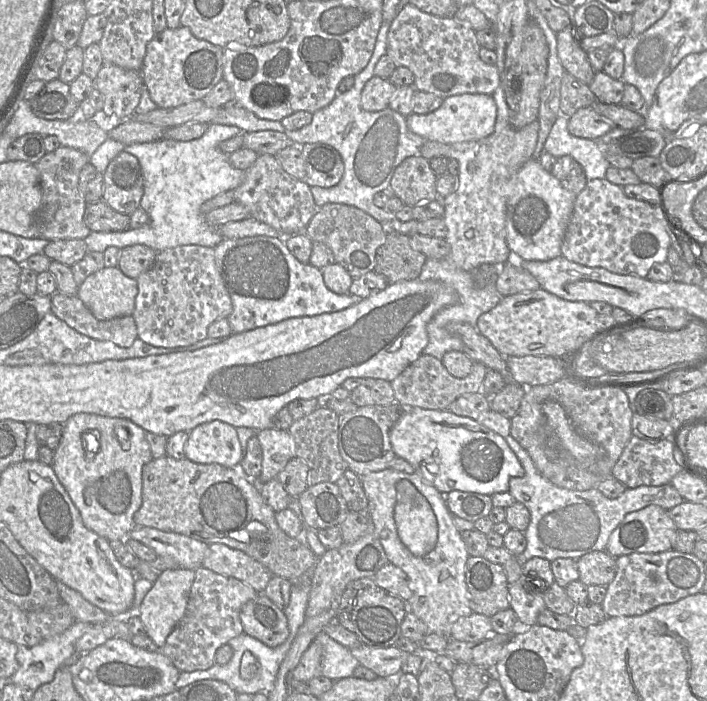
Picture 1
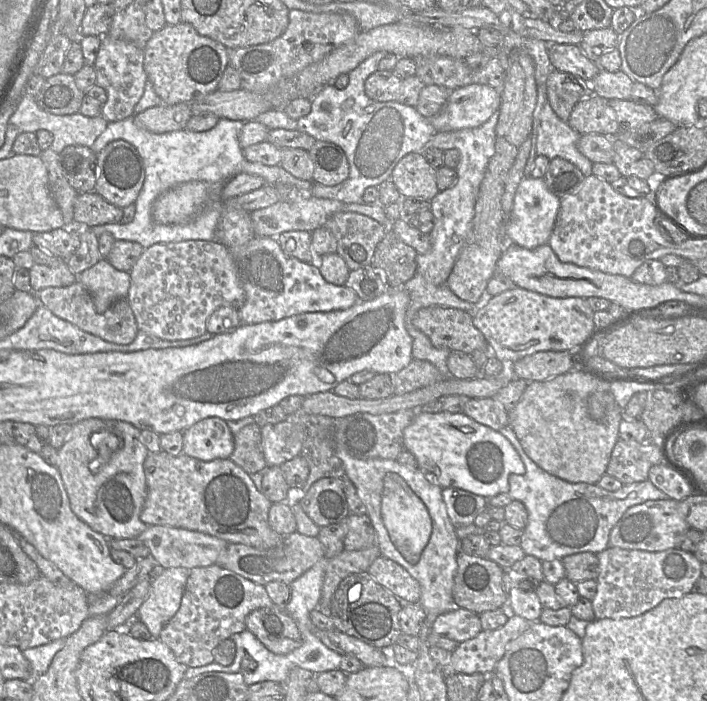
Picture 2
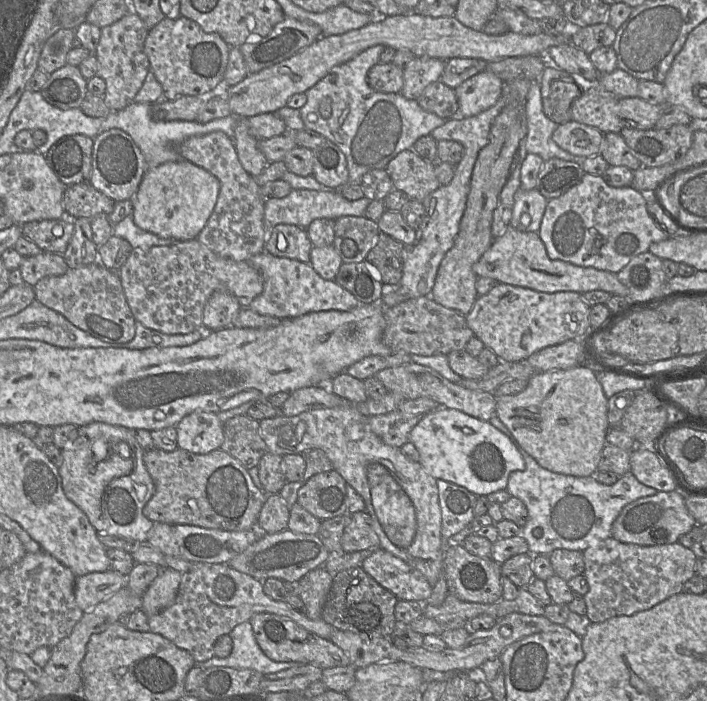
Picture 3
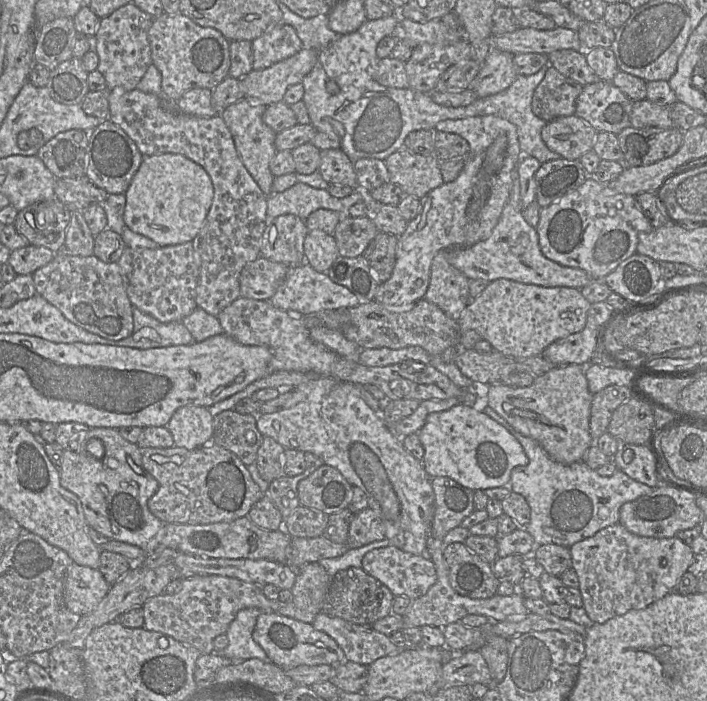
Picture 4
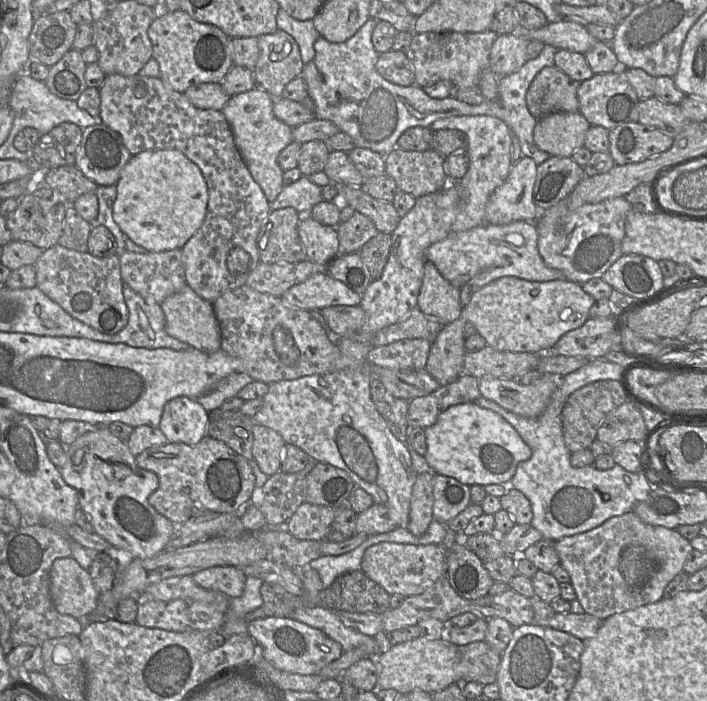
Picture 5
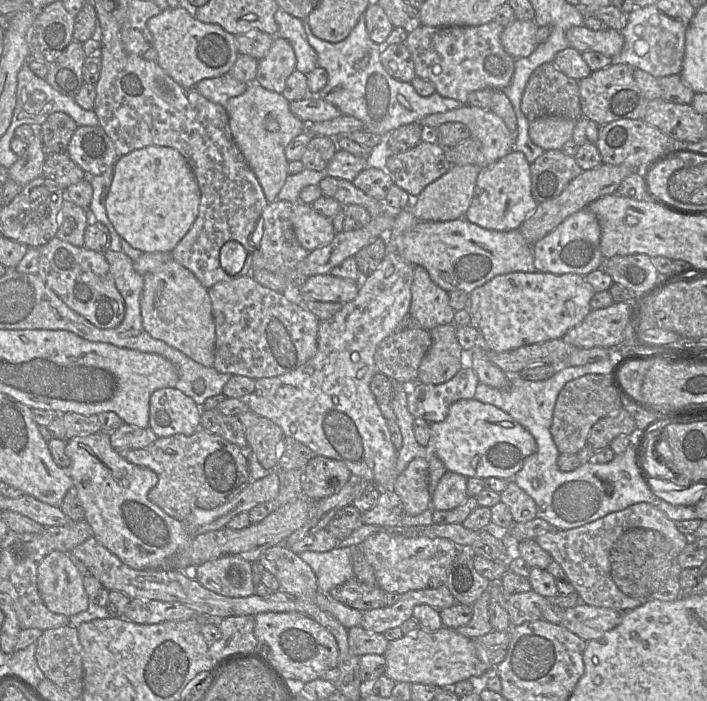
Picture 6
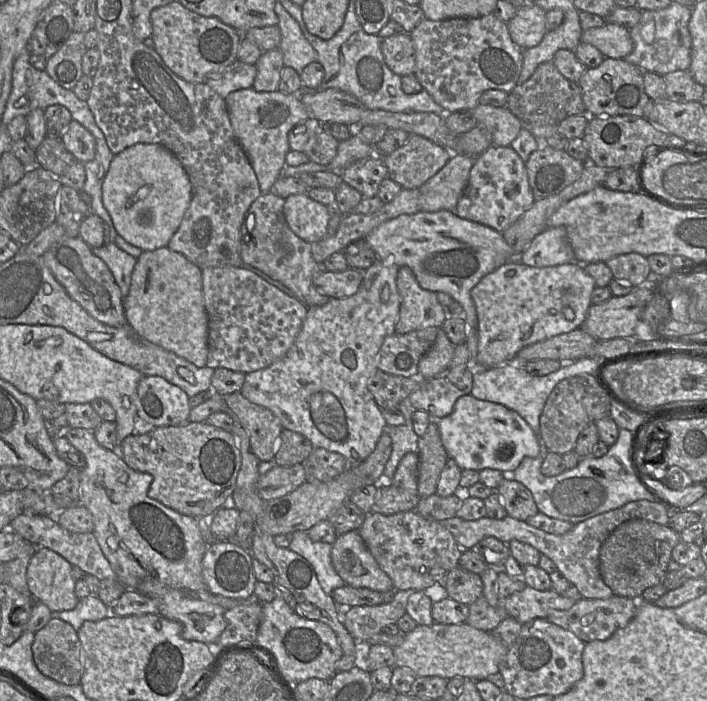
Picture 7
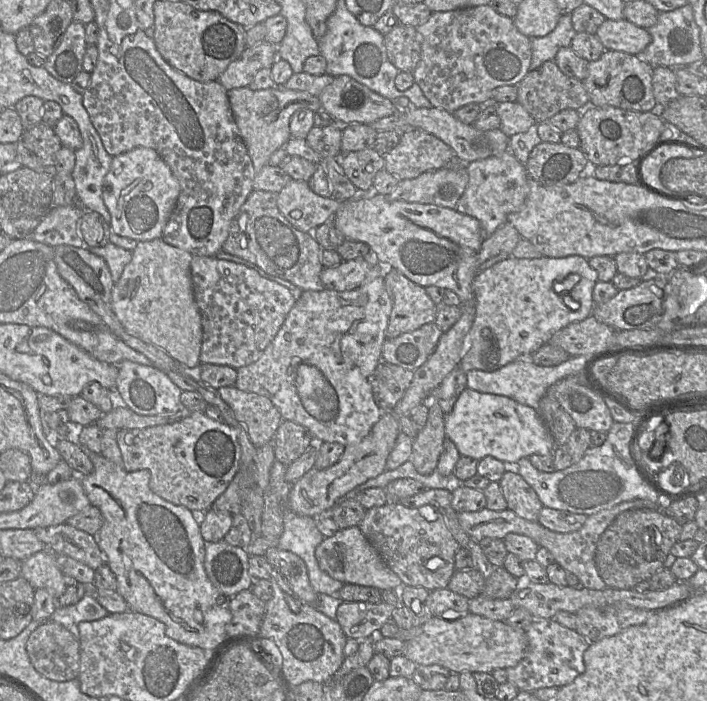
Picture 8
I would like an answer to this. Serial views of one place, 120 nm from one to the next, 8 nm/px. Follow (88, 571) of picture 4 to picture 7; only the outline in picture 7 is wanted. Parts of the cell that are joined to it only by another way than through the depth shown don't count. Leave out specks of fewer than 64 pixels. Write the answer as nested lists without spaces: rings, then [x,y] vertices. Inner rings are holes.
[[[37,548],[31,557],[26,579],[34,601],[45,604],[52,612],[68,611],[79,600],[74,589],[76,582],[71,573],[72,565],[48,548]]]

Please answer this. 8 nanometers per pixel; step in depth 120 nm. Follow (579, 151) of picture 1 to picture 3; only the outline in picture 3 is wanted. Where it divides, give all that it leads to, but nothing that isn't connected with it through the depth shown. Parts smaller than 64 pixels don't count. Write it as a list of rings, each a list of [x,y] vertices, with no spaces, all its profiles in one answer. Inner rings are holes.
[[[530,81],[526,98],[527,134],[525,148],[528,154],[537,154],[543,161],[559,158],[566,161],[580,161],[579,158],[561,149],[552,139],[559,124],[550,120],[543,112],[540,81]]]

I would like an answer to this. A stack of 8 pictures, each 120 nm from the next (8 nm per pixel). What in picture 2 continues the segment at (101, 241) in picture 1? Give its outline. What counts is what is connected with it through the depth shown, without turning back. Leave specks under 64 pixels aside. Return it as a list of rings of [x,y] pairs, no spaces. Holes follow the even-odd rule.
[[[128,117],[117,122],[108,122],[105,131],[98,136],[91,146],[97,155],[110,142],[125,140],[138,151],[145,172],[142,189],[134,203],[136,212],[134,219],[128,224],[103,224],[91,227],[98,237],[103,233],[111,234],[115,240],[125,240],[139,243],[144,249],[154,244],[177,243],[187,240],[213,241],[215,229],[224,207],[220,192],[224,184],[240,173],[262,177],[268,185],[291,184],[304,193],[309,193],[312,180],[295,178],[280,165],[266,166],[257,162],[249,162],[243,156],[239,144],[239,134],[244,123],[220,119],[217,125],[206,132],[191,132],[178,130],[163,134],[155,134],[138,127],[134,118]],[[189,181],[202,181],[211,186],[211,200],[201,212],[185,224],[159,224],[152,218],[152,206],[156,199],[169,189]]]

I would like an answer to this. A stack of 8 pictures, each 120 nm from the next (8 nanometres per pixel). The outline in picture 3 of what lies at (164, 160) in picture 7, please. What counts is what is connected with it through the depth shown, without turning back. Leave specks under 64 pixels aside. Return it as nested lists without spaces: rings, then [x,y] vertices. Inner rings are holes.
[[[187,160],[166,162],[147,169],[132,199],[133,220],[144,231],[179,242],[196,239],[216,205],[219,180]]]

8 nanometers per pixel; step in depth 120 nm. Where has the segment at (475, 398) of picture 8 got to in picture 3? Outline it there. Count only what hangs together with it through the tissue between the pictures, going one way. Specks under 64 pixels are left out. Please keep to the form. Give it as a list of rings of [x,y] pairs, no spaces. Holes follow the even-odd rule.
[[[439,407],[425,414],[409,434],[416,447],[420,464],[435,479],[466,488],[476,496],[505,490],[513,471],[525,470],[525,461],[503,432],[489,421],[472,417],[457,409]]]

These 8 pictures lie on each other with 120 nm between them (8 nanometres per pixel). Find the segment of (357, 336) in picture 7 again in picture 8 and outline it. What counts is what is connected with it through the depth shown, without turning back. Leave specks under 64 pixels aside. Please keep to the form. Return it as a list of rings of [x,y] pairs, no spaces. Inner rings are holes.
[[[383,276],[368,279],[360,287],[349,291],[335,291],[326,288],[321,291],[302,291],[297,294],[294,306],[261,357],[257,361],[237,369],[237,380],[234,386],[243,391],[266,396],[278,408],[284,420],[290,420],[305,426],[313,435],[314,442],[338,442],[344,446],[357,443],[368,435],[383,413],[373,398],[371,376],[382,361],[382,349],[386,341],[386,329],[391,310],[392,300],[385,288]]]

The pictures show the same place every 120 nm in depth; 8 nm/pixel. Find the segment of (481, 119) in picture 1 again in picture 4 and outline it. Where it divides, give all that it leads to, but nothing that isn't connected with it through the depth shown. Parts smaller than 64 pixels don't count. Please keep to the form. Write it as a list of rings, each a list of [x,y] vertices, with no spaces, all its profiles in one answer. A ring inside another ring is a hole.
[[[491,49],[468,88],[477,98],[484,98],[508,88],[516,79],[515,54]]]

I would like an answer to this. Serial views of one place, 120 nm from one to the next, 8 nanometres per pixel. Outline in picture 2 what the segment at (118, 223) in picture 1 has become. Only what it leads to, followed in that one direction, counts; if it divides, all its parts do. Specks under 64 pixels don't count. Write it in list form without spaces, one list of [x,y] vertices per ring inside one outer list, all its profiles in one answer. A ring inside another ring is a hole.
[[[95,191],[80,193],[74,205],[76,226],[93,227],[97,225],[120,223],[123,209],[109,203]]]

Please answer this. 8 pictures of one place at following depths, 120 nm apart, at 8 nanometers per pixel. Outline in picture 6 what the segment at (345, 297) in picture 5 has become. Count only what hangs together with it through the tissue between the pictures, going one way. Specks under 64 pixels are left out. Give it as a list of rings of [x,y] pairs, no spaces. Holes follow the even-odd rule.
[[[328,274],[312,275],[299,288],[300,303],[306,300],[320,302],[350,302],[359,293],[358,282]]]

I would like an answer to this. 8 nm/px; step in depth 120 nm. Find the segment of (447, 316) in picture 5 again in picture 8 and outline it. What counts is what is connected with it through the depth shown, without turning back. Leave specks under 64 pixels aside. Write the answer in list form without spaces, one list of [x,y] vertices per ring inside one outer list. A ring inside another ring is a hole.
[[[394,268],[384,269],[384,285],[392,300],[386,339],[396,338],[435,322],[438,306],[424,287]]]

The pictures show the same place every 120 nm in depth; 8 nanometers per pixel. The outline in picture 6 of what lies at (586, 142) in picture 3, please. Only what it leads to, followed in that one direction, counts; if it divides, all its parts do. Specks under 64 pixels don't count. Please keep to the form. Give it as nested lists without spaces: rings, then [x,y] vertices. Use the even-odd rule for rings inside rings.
[[[541,117],[529,123],[529,137],[544,151],[562,150],[565,143],[572,140],[575,123],[561,117]]]

